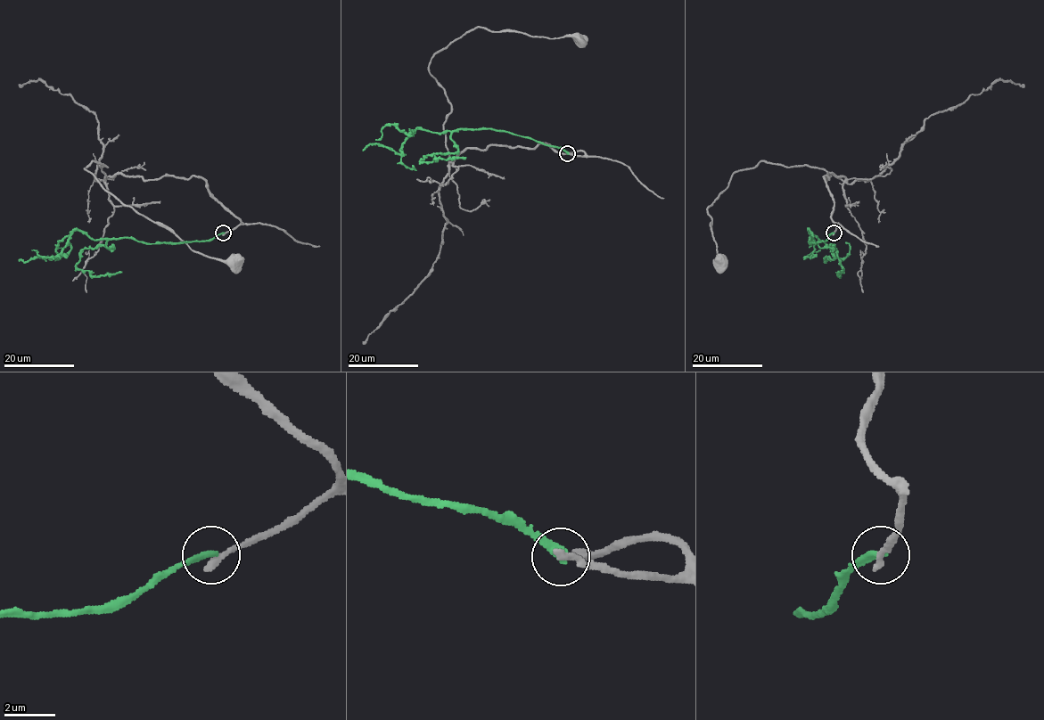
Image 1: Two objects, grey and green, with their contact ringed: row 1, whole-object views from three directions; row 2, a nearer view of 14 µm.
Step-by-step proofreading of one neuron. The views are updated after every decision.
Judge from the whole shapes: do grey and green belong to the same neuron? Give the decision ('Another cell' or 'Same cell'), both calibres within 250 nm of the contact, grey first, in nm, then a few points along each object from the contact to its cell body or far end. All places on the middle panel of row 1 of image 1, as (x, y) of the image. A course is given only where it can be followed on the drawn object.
Another cell. Thickness 300 nm (grey) against 300 nm. Course of grey: (568, 153), (584, 152), (489, 145), (449, 165), (450, 105), (429, 62), (478, 27), (580, 41). Course of green: (568, 153), (506, 131), (456, 128), (450, 134), (457, 150), (455, 152), (429, 154), (420, 160), (465, 157)

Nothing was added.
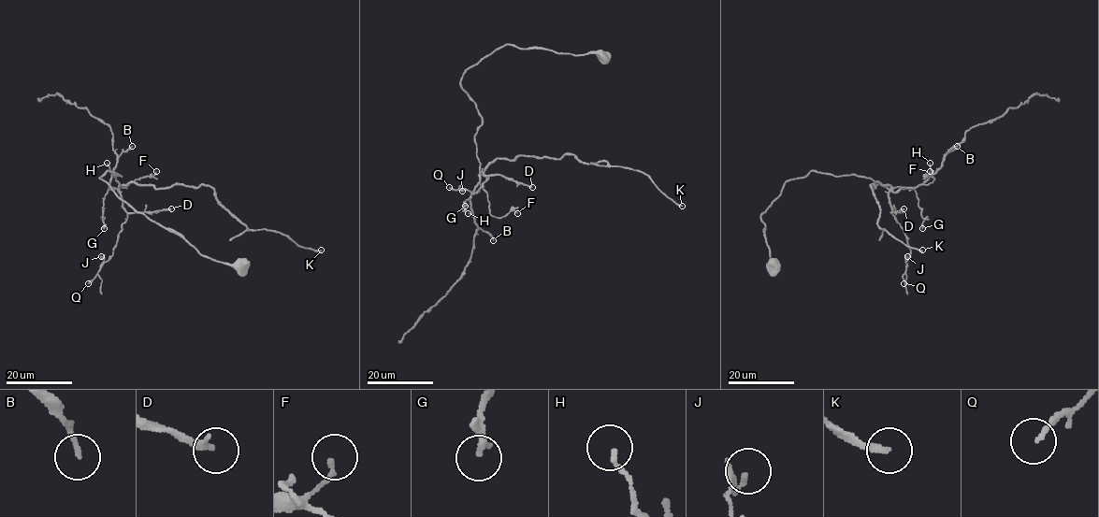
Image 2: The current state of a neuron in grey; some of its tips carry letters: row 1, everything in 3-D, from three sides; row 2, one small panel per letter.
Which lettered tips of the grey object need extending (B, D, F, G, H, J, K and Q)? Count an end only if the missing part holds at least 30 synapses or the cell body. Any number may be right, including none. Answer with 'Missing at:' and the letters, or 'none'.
Missing at: D, K

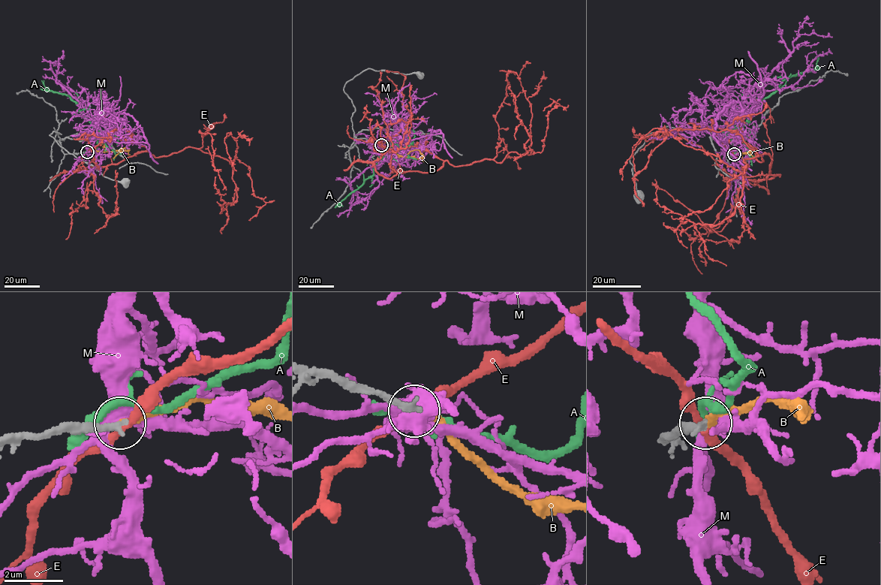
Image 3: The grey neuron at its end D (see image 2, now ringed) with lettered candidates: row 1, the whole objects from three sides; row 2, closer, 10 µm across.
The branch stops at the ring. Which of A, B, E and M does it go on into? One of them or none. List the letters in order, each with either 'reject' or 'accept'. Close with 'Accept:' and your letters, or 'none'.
A: reject
B: accept
E: reject
M: reject
Accept: B

